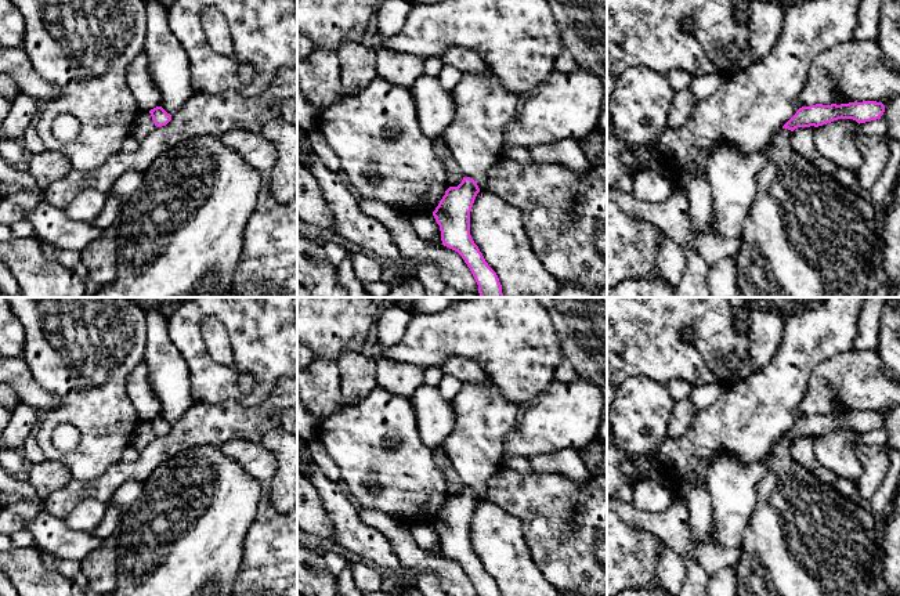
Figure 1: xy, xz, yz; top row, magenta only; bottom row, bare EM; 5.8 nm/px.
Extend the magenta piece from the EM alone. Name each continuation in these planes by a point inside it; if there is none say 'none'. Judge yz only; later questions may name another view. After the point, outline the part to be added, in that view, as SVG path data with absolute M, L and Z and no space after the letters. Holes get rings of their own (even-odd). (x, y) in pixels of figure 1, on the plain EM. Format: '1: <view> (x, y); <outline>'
1: yz (805, 538); M788 438L774 443L769 472L756 487L758 507L735 564L738 596L872 596L874 570L881 560L881 535L874 516L800 466L791 448Z

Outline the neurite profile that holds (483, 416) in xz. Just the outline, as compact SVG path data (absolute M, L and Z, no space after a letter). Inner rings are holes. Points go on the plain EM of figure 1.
M488 376L485 384L463 383L452 400L455 425L442 444L452 467L465 487L473 488L480 501L484 499L489 478L502 470L505 438L516 426L518 405L506 400Z

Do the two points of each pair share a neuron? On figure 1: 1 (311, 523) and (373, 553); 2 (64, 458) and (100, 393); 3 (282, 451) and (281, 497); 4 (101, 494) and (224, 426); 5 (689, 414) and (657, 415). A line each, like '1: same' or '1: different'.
1: different
2: same
3: same
4: same
5: different

